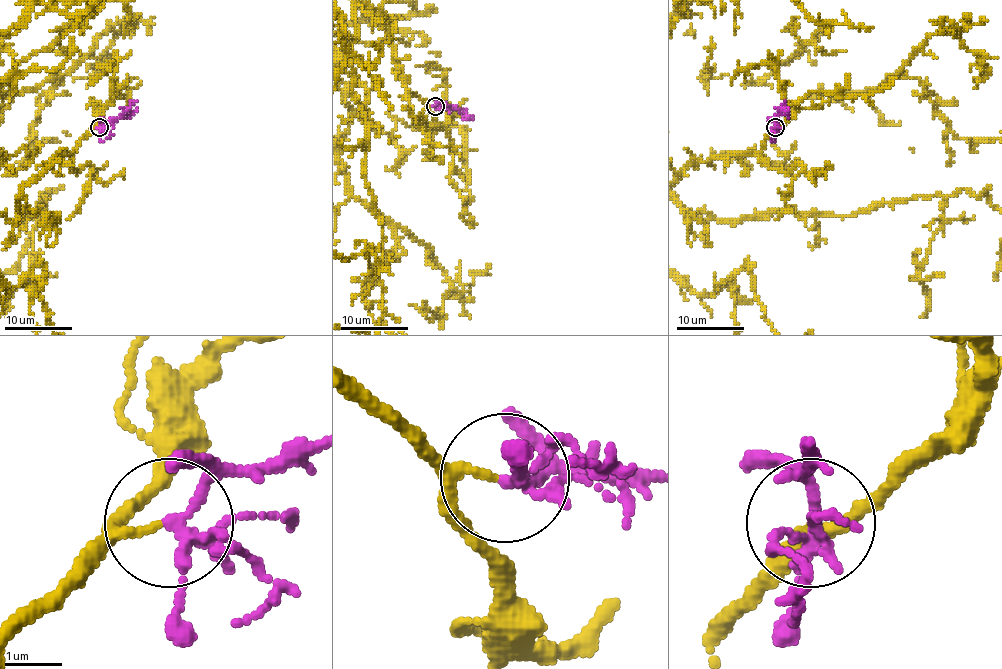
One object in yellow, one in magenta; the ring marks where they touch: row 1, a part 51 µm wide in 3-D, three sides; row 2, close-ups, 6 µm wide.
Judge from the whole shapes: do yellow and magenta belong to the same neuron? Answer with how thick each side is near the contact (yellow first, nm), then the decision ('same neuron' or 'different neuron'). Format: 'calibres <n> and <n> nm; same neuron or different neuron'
calibres 120 and 170 nm; same neuron

